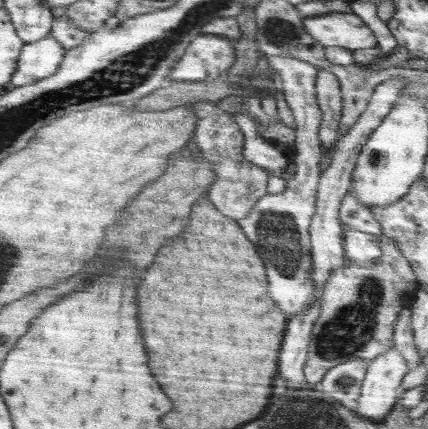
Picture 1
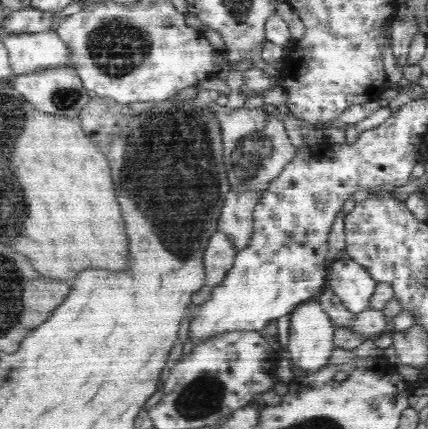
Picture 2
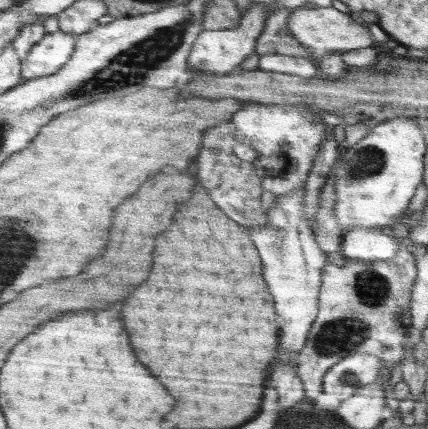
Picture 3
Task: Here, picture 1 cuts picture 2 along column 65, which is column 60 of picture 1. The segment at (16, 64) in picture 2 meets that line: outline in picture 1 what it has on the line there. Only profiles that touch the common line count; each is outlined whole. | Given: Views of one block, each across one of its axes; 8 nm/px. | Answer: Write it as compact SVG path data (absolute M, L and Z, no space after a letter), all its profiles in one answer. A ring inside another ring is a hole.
M52 35L25 44L10 86L29 85L42 77L51 77L59 69L65 54L64 46Z

